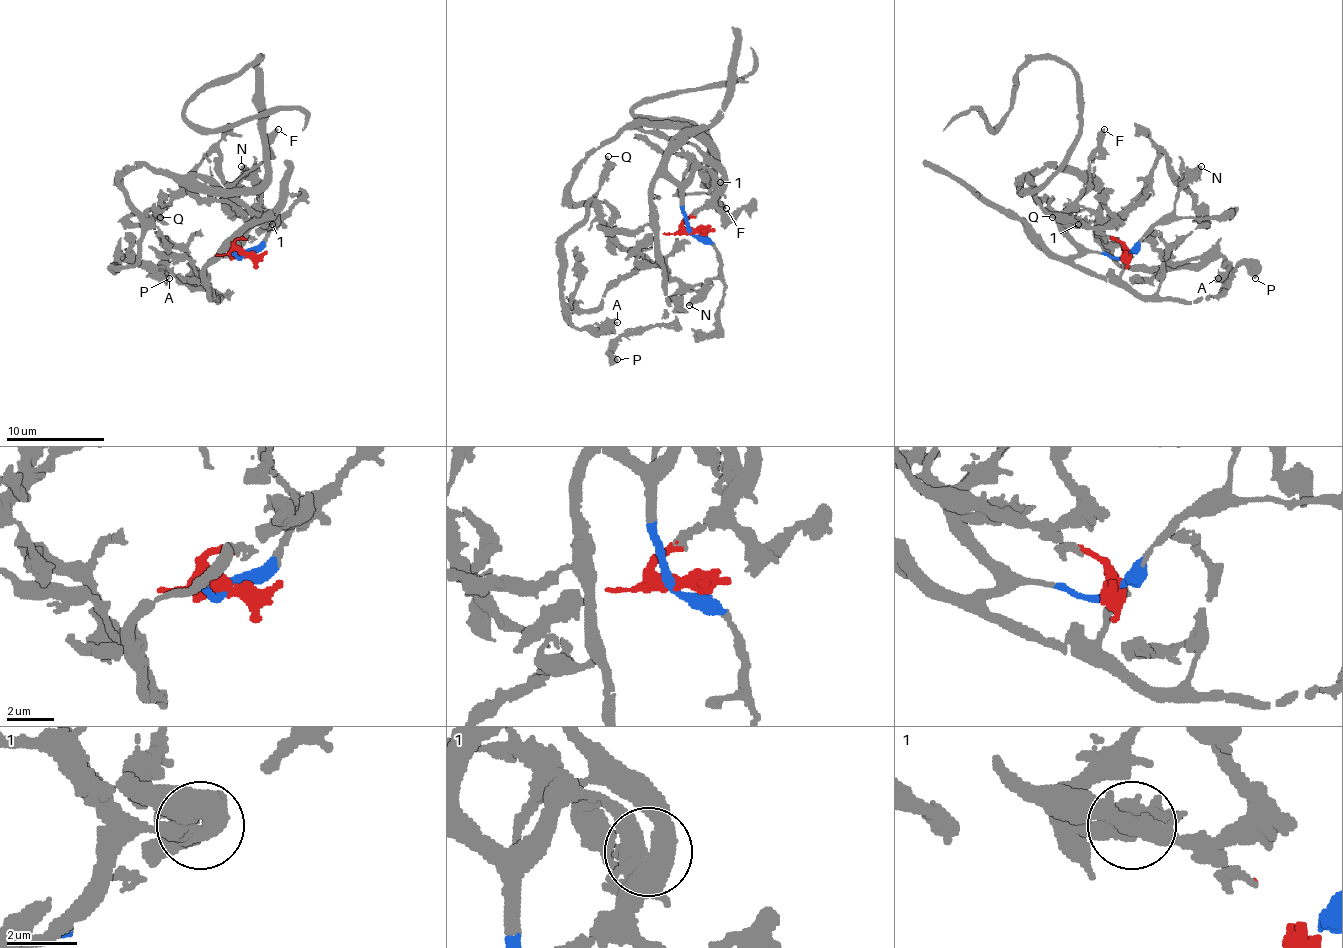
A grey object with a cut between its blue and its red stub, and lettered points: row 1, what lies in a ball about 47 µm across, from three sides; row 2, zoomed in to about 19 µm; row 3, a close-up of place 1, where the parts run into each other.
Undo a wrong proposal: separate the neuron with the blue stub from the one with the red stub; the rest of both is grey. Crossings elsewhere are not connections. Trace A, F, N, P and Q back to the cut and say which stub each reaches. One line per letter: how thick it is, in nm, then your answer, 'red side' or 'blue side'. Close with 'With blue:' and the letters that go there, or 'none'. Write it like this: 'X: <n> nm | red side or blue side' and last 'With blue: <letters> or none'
A: 280 nm | red side
F: 400 nm | blue side
N: 400 nm | blue side
P: 400 nm | blue side
Q: 360 nm | red side
With blue: F, N, P

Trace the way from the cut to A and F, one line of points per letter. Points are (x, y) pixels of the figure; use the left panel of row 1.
A: (241, 254), (273, 222), (133, 166), (140, 256), (116, 269), (170, 279)
F: (241, 254), (236, 252), (244, 239), (244, 215), (234, 197), (234, 185), (261, 161), (278, 129)

